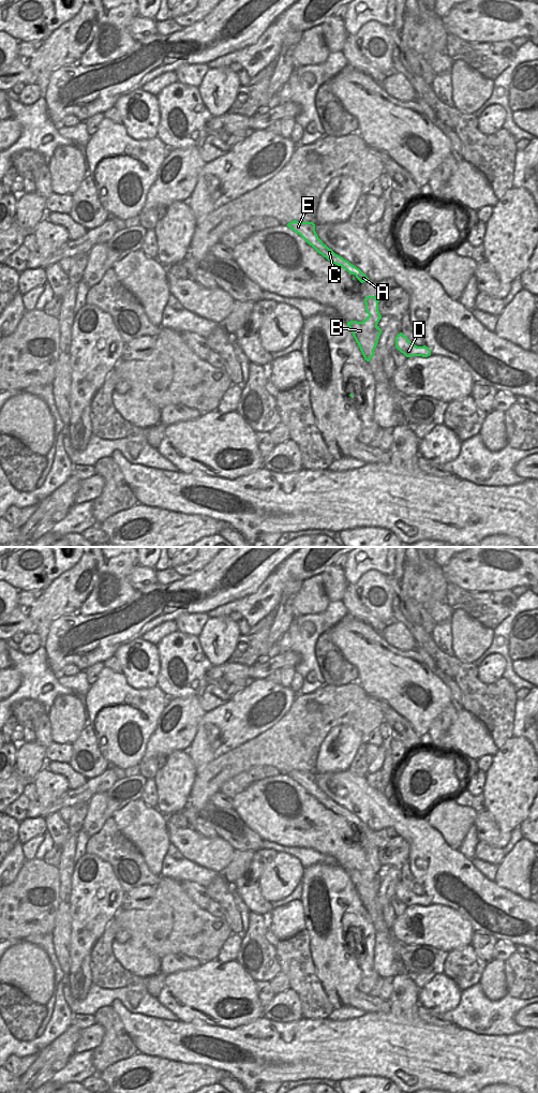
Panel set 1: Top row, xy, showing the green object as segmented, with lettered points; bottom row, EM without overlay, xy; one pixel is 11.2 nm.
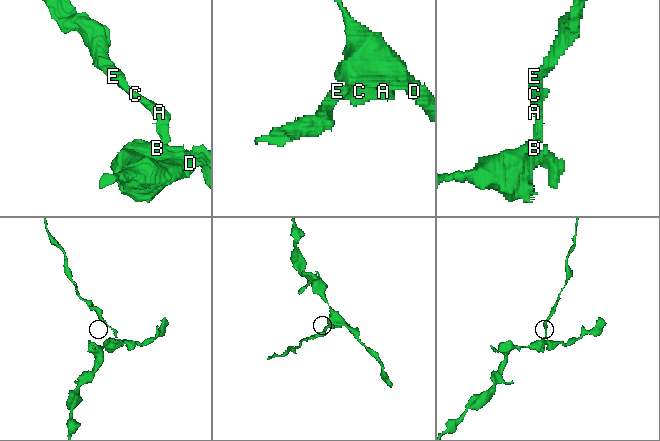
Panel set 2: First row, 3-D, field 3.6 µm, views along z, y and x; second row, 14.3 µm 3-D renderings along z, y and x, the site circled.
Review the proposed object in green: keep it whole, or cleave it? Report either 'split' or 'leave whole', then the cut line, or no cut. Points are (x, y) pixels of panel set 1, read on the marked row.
split; cut in xy along (369, 314), (376, 324)

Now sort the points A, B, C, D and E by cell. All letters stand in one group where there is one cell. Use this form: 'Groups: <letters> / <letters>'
Groups: A C E / B D

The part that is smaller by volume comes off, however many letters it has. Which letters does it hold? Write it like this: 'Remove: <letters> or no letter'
Remove: A, C, E

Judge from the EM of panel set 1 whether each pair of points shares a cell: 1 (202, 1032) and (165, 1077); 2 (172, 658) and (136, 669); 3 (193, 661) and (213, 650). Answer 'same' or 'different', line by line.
1: different
2: different
3: different

